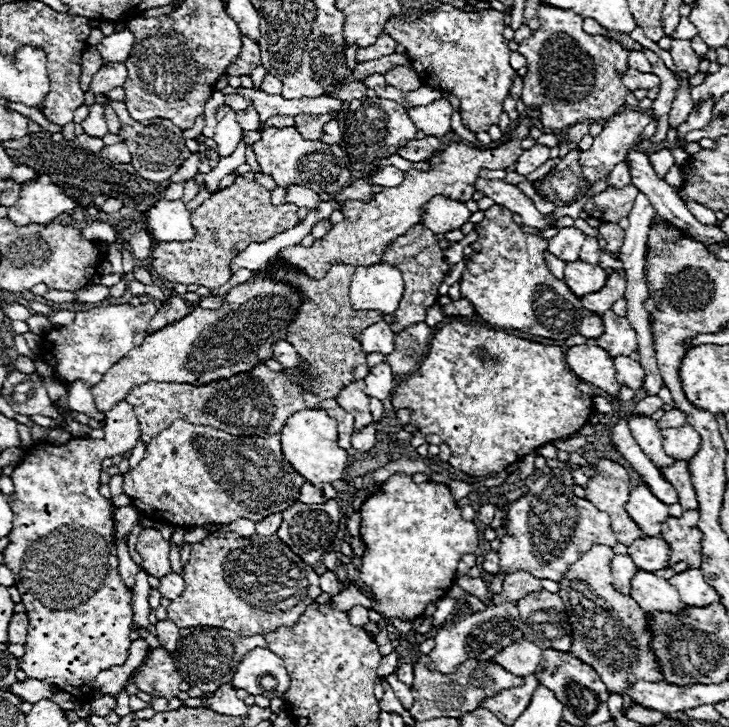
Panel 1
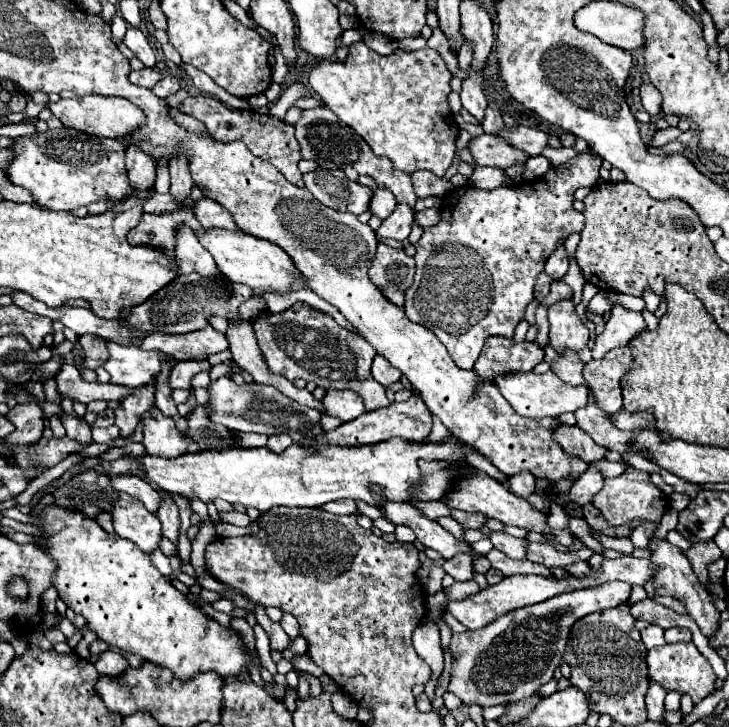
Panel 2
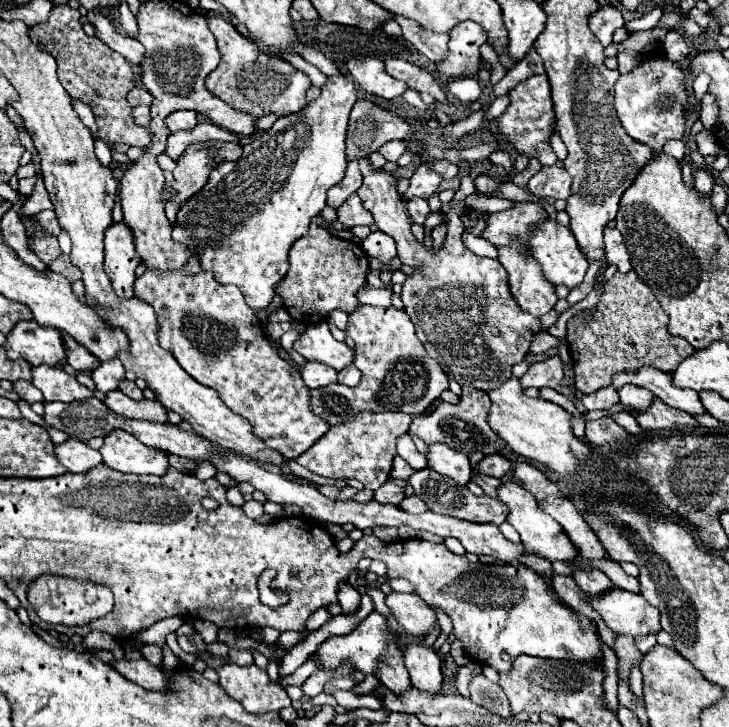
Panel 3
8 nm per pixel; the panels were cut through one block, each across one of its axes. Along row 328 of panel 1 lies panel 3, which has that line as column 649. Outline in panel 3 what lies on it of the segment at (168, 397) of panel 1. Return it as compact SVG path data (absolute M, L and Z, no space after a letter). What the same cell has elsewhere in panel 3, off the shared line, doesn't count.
M616 272L604 286L594 316L578 312L568 322L568 348L574 362L576 390L588 394L610 384L612 374L620 370L634 370L634 366L656 366L658 370L672 372L676 366L694 354L694 348L684 340L668 334L668 316L650 288L638 278L636 272Z

